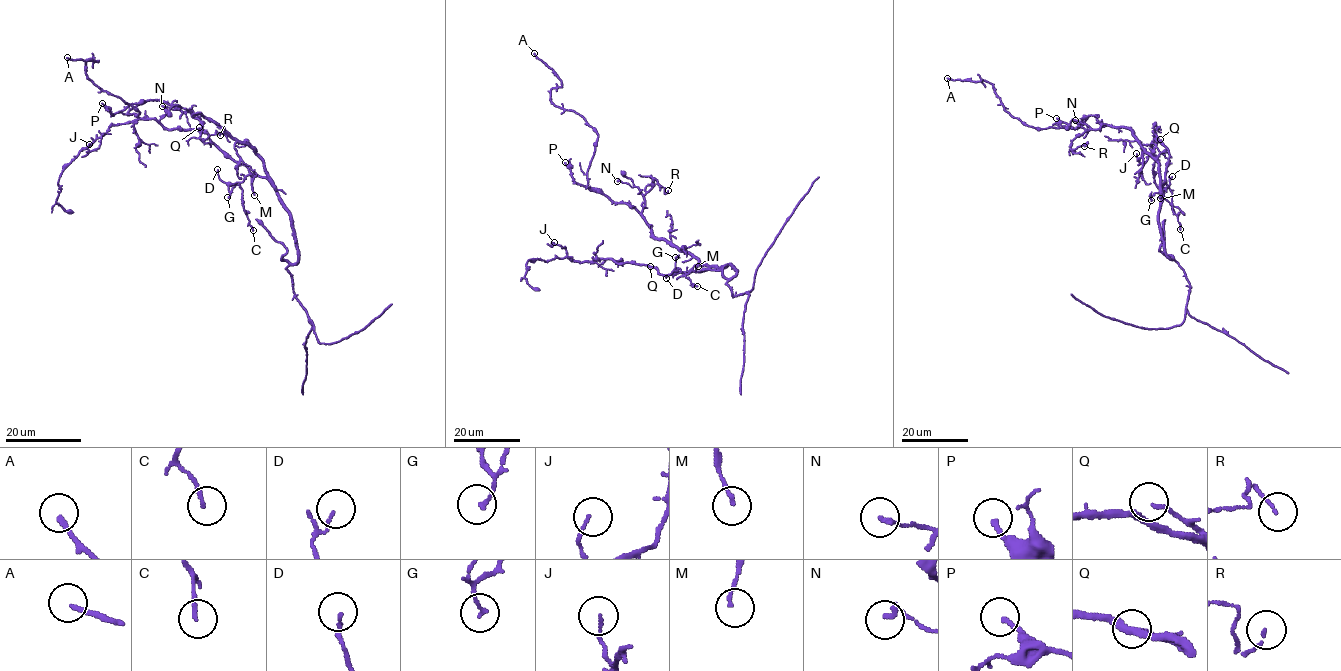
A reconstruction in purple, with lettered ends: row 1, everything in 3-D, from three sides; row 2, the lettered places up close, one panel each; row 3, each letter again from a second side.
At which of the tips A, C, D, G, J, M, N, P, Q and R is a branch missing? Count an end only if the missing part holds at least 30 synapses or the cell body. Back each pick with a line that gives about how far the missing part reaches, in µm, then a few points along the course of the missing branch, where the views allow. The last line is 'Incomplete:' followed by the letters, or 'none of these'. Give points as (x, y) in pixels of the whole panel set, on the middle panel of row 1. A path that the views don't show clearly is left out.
Incomplete: none of these

